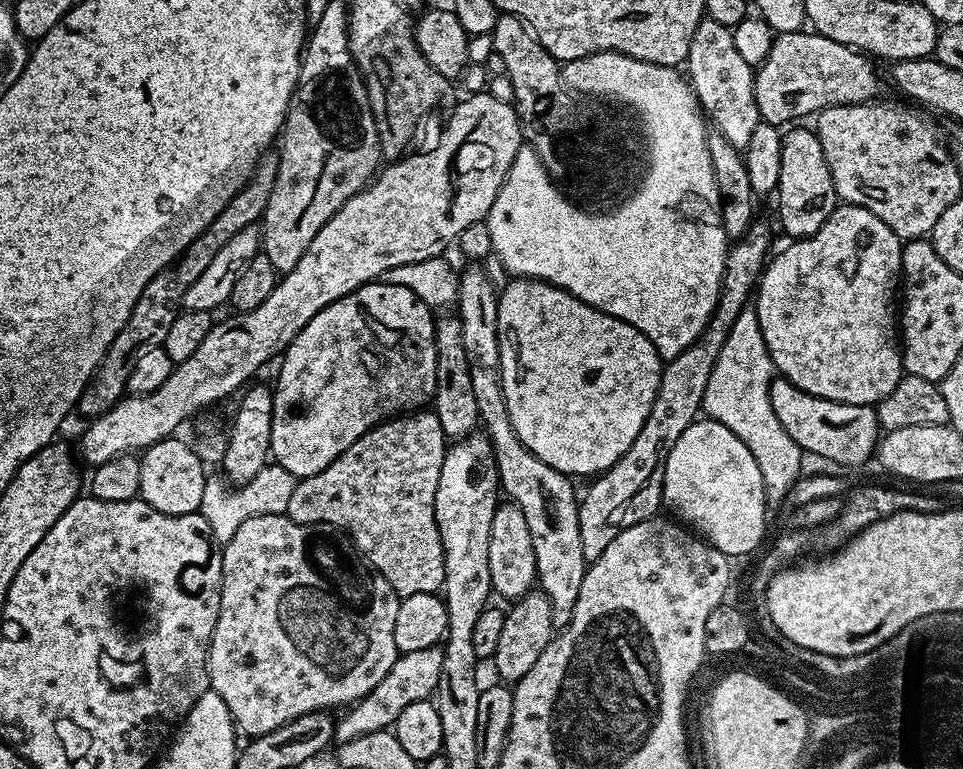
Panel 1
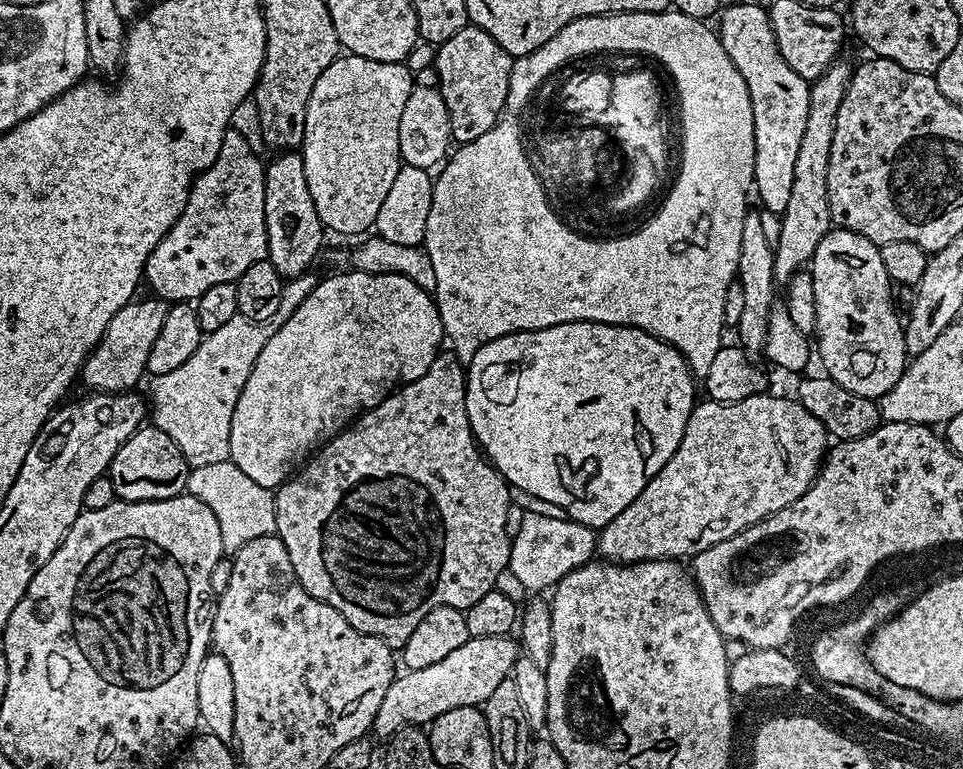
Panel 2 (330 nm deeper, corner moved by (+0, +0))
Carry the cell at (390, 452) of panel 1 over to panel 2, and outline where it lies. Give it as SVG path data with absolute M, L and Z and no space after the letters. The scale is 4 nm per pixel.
M441 351L440 355L434 358L434 362L430 362L430 370L426 370L422 378L400 385L381 404L353 420L274 492L275 535L279 536L286 546L286 554L290 554L290 566L294 566L294 574L300 585L314 598L334 606L334 610L338 610L338 614L342 614L342 618L346 618L346 622L350 622L354 630L378 637L393 650L403 649L406 638L414 634L414 626L418 626L418 622L422 622L422 618L426 618L430 610L442 606L466 610L474 606L474 602L478 602L482 594L493 591L499 585L496 583L499 582L500 575L505 575L509 567L513 537L510 530L508 532L508 507L512 504L513 493L508 481L486 459L472 434L470 418L466 414L467 385L465 365L456 357L455 351Z

